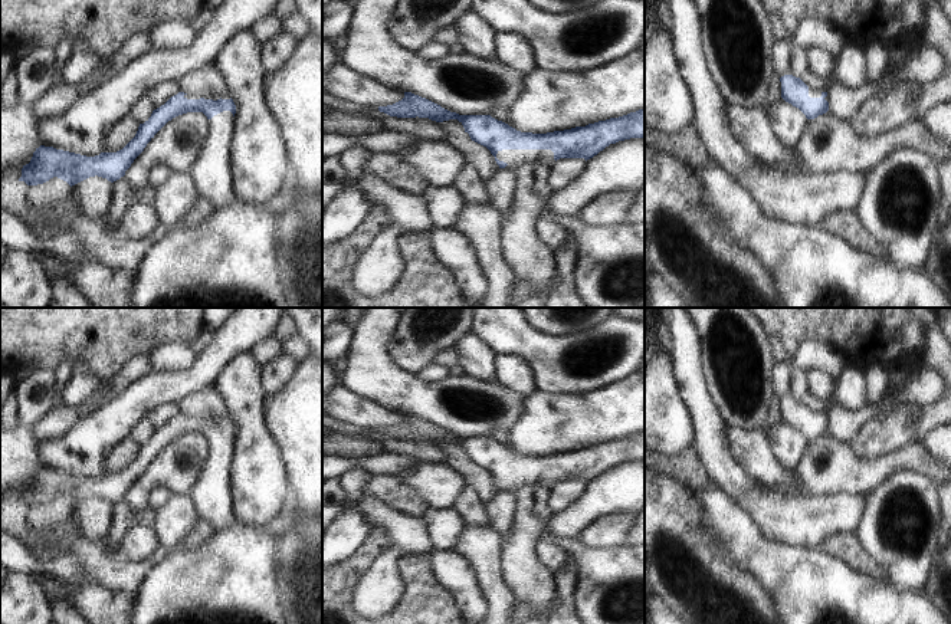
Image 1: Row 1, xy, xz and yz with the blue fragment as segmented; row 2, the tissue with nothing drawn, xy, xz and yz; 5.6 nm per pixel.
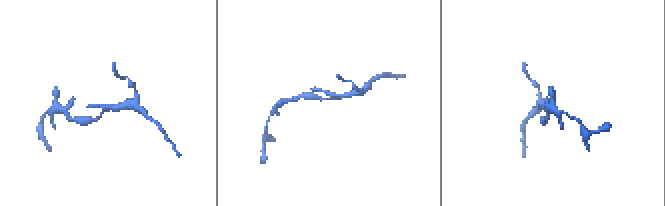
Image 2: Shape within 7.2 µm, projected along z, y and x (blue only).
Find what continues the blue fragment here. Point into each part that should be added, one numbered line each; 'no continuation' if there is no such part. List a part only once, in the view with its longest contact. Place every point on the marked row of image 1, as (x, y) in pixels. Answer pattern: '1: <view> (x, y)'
1: xz (507, 156)

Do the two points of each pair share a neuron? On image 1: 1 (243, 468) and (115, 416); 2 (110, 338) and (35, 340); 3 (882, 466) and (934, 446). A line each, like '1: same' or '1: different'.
1: different
2: same
3: different

